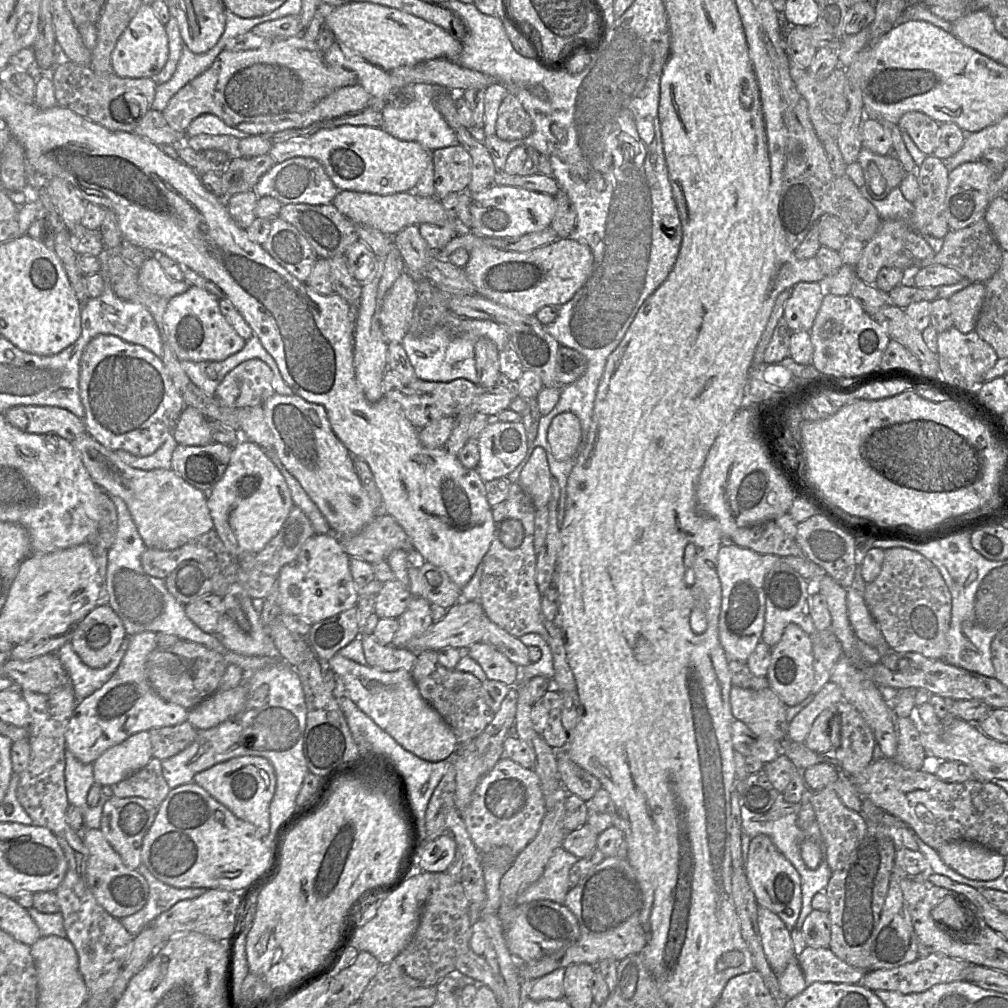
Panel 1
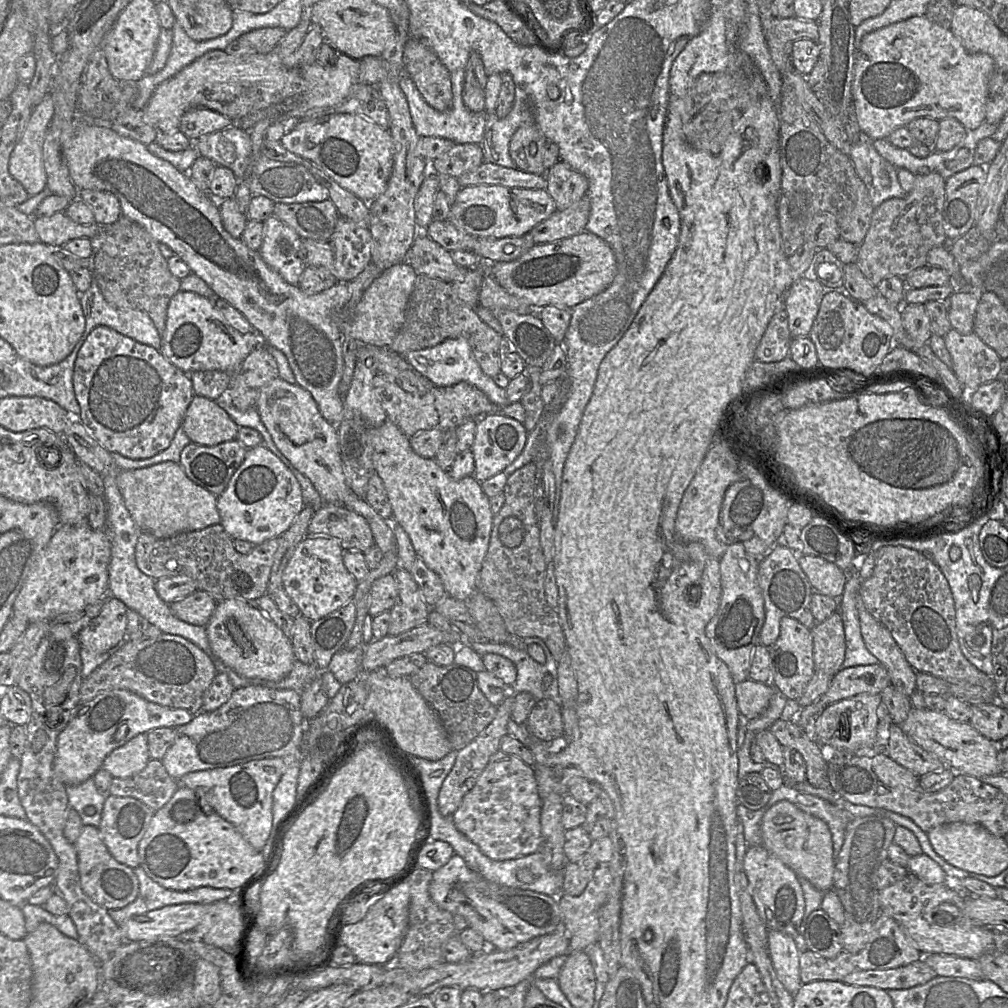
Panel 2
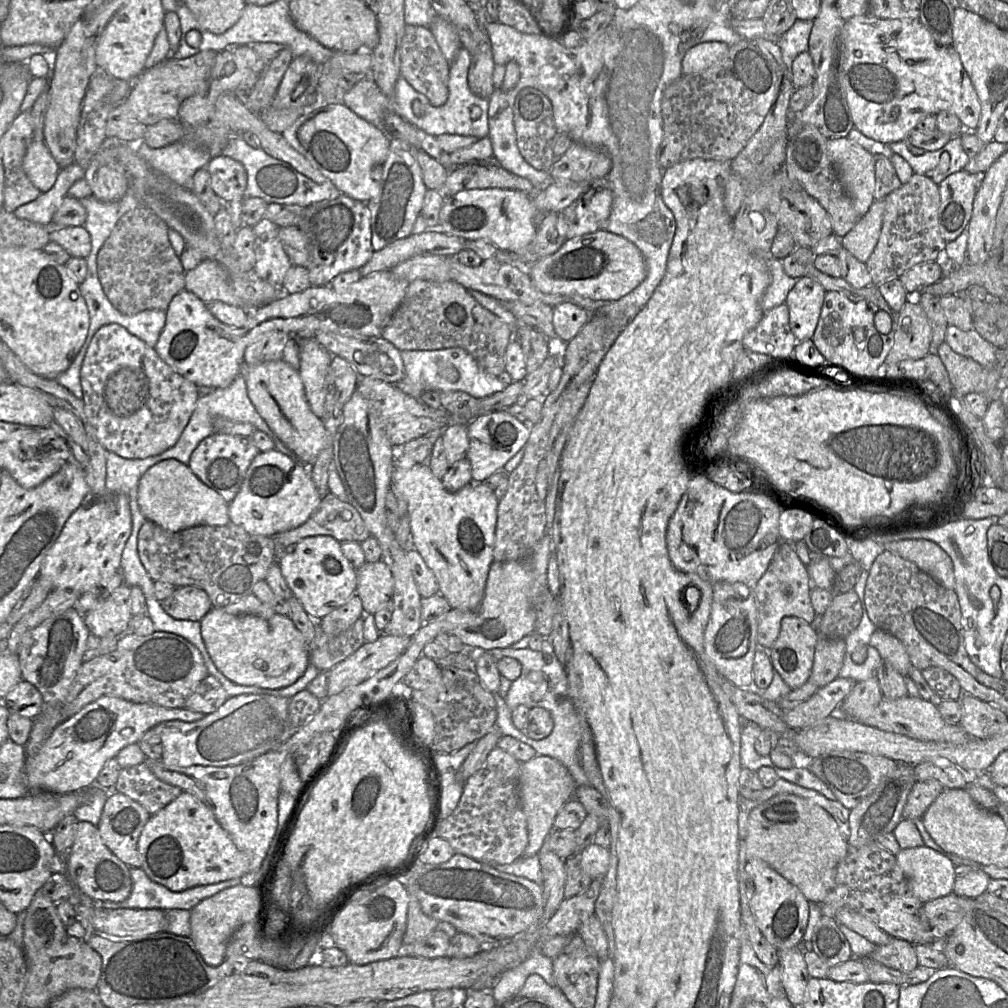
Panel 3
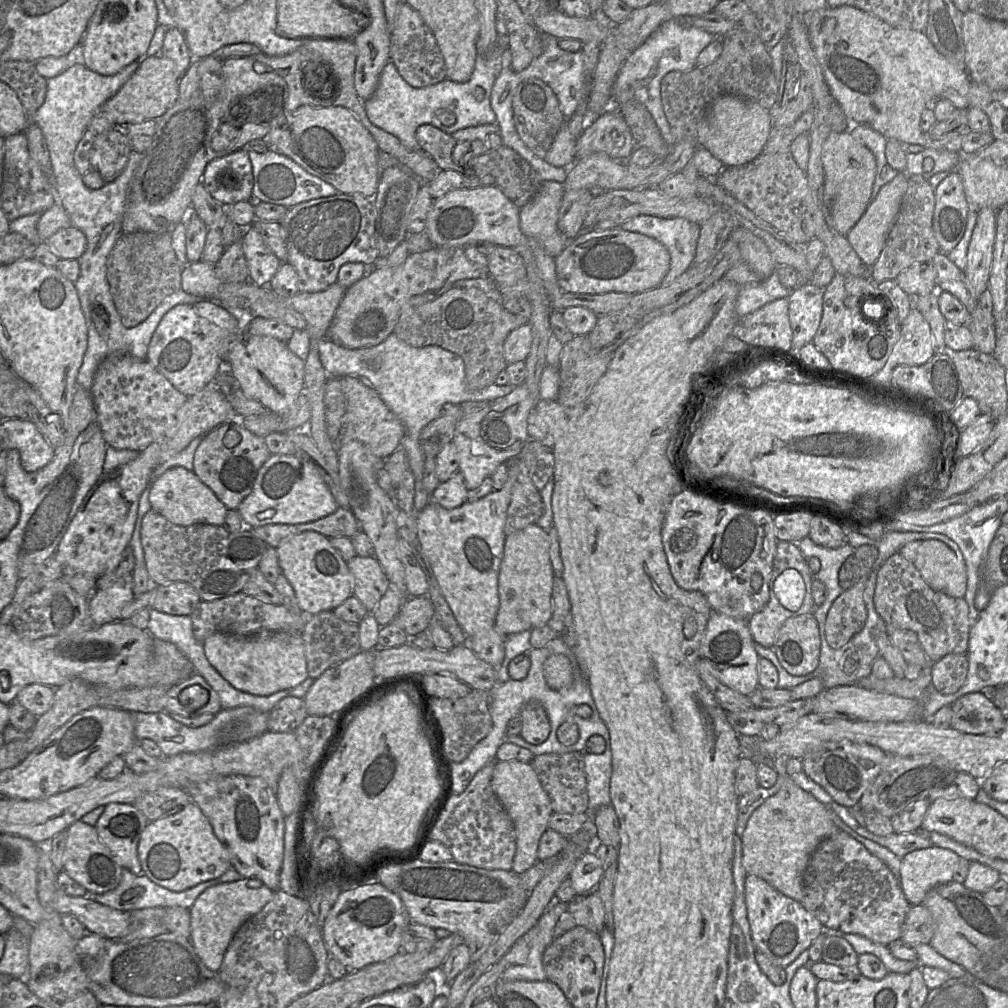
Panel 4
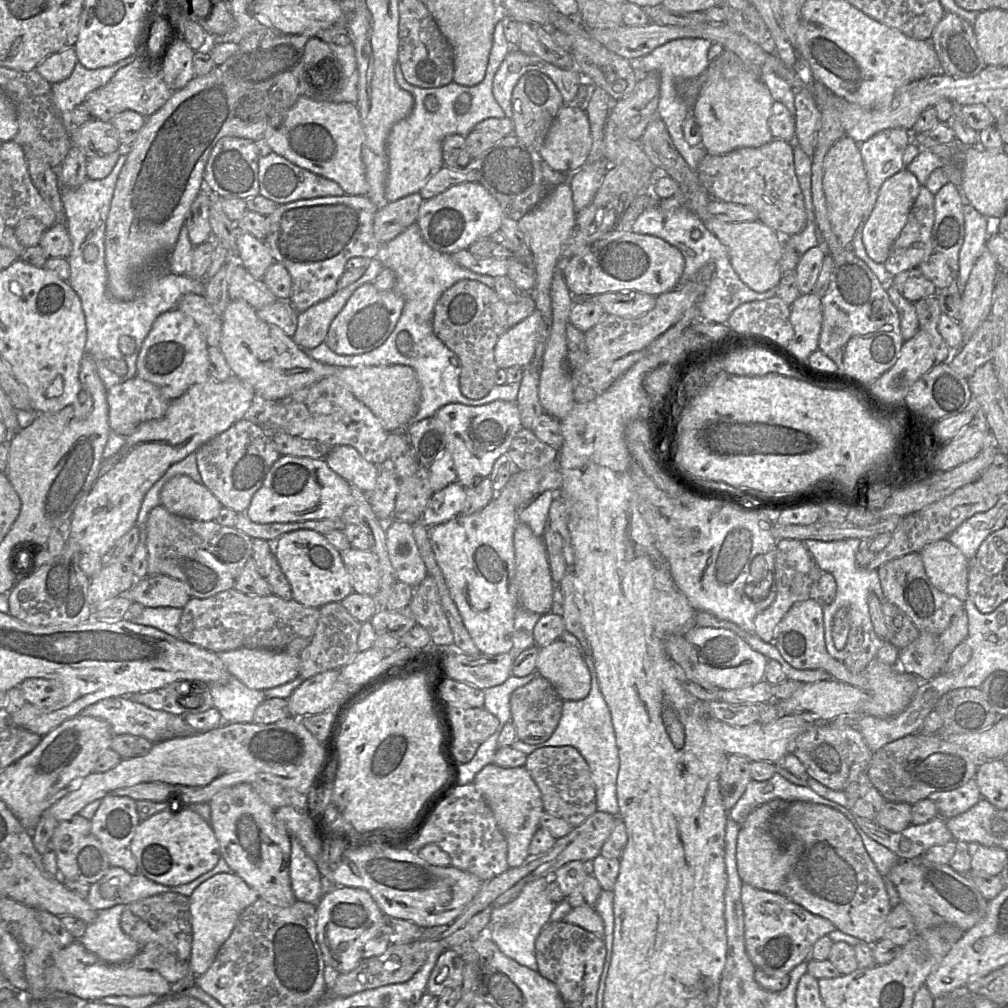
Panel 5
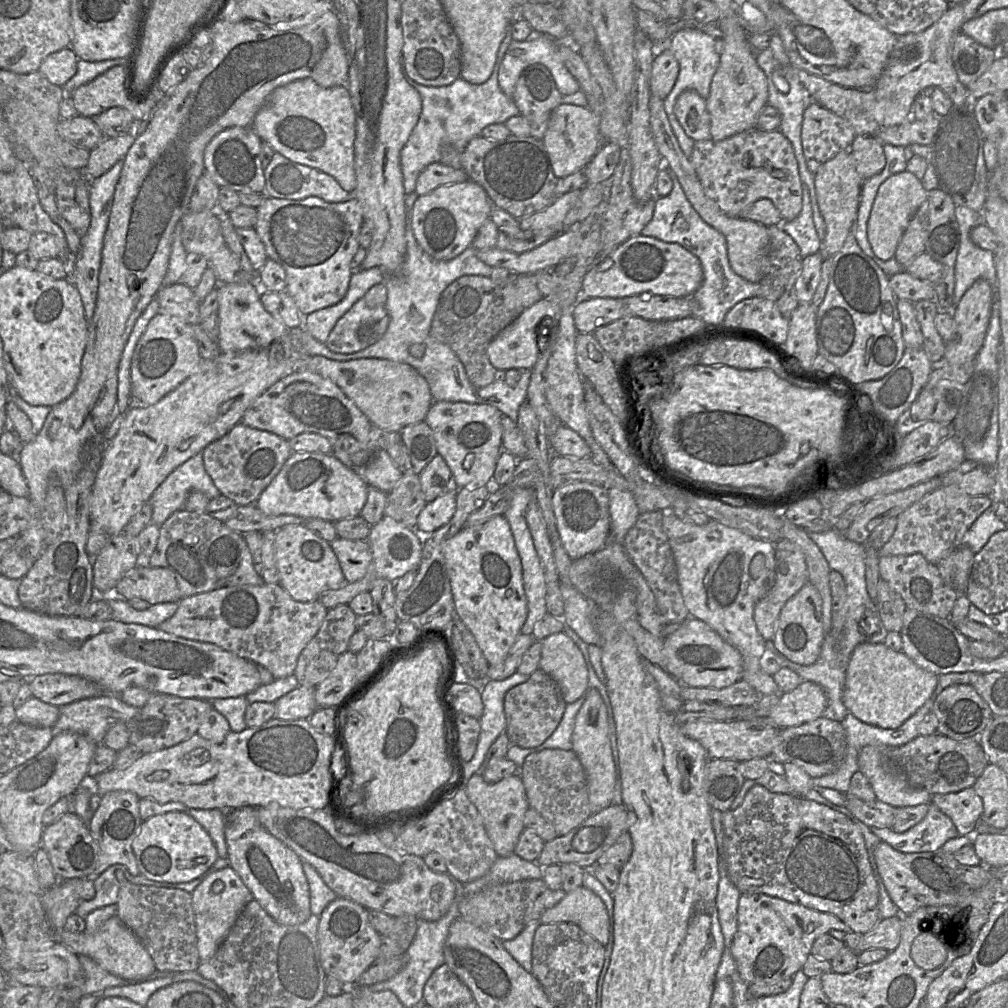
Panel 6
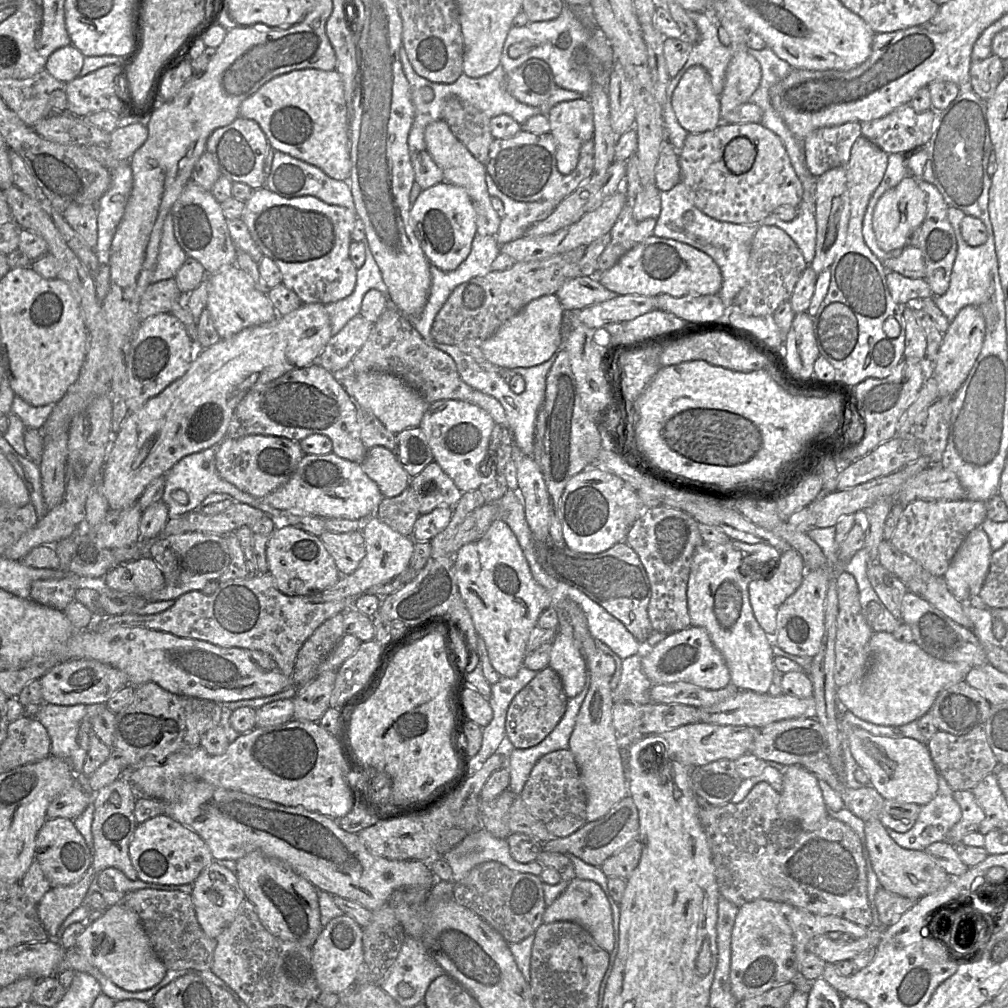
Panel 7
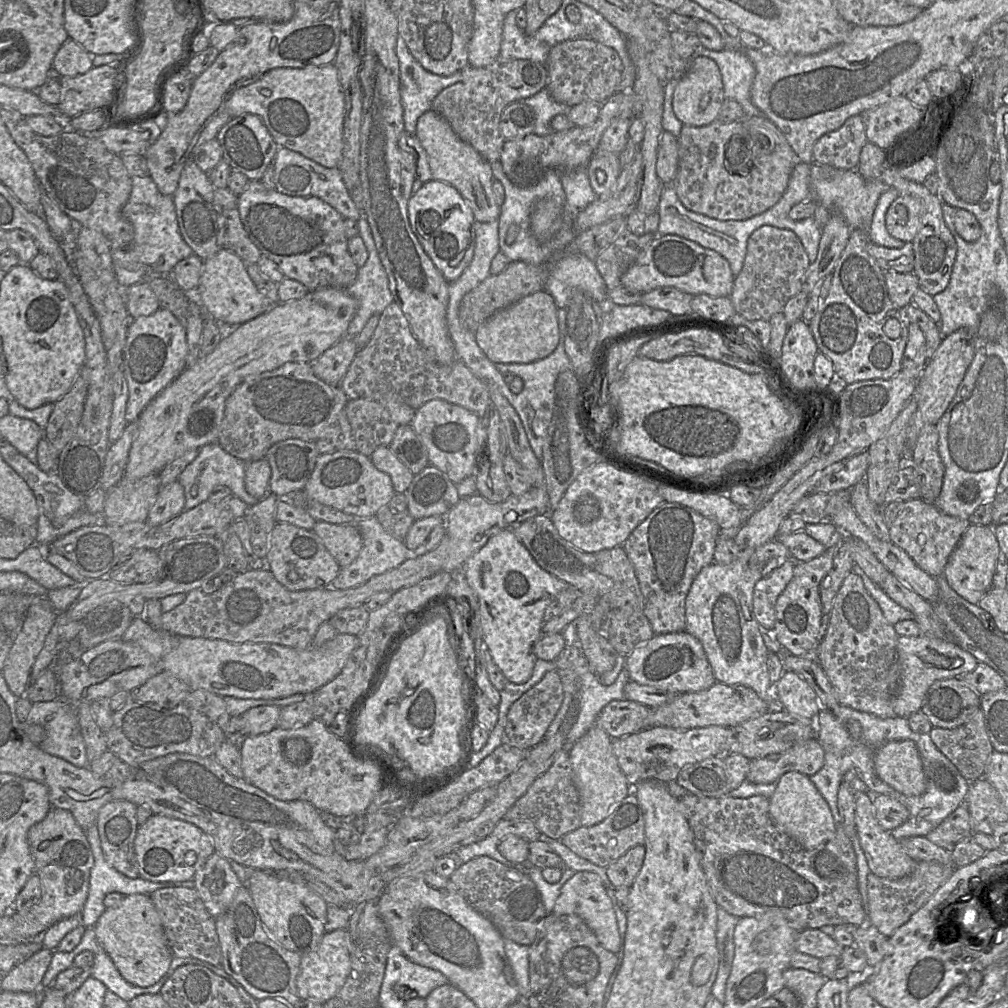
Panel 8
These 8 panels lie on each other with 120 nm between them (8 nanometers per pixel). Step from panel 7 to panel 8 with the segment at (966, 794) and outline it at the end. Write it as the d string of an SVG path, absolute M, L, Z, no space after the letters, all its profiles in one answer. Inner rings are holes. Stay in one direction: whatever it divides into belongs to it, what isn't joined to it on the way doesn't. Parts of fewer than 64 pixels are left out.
M965 800L925 837L952 852L958 842L973 834L970 814Z

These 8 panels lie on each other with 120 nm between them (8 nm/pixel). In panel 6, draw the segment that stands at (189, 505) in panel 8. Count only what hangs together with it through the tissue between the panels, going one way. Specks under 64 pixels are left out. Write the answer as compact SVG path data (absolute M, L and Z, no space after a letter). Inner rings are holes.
M202 453L177 467L153 492L148 501L152 507L151 523L160 527L172 513L183 510L192 491L200 491L210 500L221 496L205 470Z

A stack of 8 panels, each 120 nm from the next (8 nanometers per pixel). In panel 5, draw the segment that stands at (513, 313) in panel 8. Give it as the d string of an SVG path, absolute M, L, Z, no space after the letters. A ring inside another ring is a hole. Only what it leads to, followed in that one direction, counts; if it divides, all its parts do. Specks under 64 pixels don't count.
M538 310L507 330L496 342L494 358L499 368L528 366L547 325Z

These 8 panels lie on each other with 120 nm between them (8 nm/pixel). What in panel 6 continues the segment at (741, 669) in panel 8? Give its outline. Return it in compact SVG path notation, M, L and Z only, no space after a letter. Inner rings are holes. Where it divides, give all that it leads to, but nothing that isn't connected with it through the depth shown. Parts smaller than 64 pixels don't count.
M664 512L662 522L677 567L681 594L690 616L706 622L741 653L742 679L757 692L765 695L780 693L773 676L766 674L760 666L767 641L759 633L754 620L754 608L758 601L753 601L747 595L750 584L754 584L754 578L749 573L750 563L758 553L765 555L769 580L775 583L774 543L754 538L713 519L704 525L695 525L682 521L672 512Z

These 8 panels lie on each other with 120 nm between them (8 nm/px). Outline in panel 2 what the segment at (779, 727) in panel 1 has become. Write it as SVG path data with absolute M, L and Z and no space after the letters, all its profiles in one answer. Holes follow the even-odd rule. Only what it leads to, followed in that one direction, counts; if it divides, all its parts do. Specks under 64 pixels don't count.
M746 679L735 684L735 697L741 718L745 721L757 718L768 707L775 688L771 683Z

